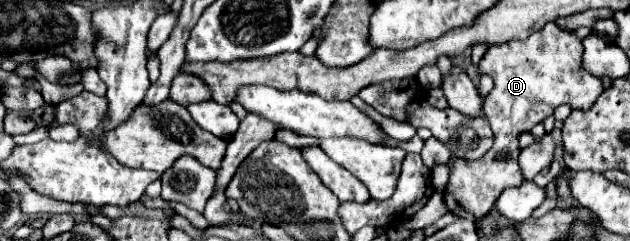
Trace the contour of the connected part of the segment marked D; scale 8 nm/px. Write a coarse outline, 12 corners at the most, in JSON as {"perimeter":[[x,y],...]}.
{"perimeter":[[556,22],[488,48],[494,146],[454,158],[444,200],[484,218],[524,182],[518,136],[604,92]]}

